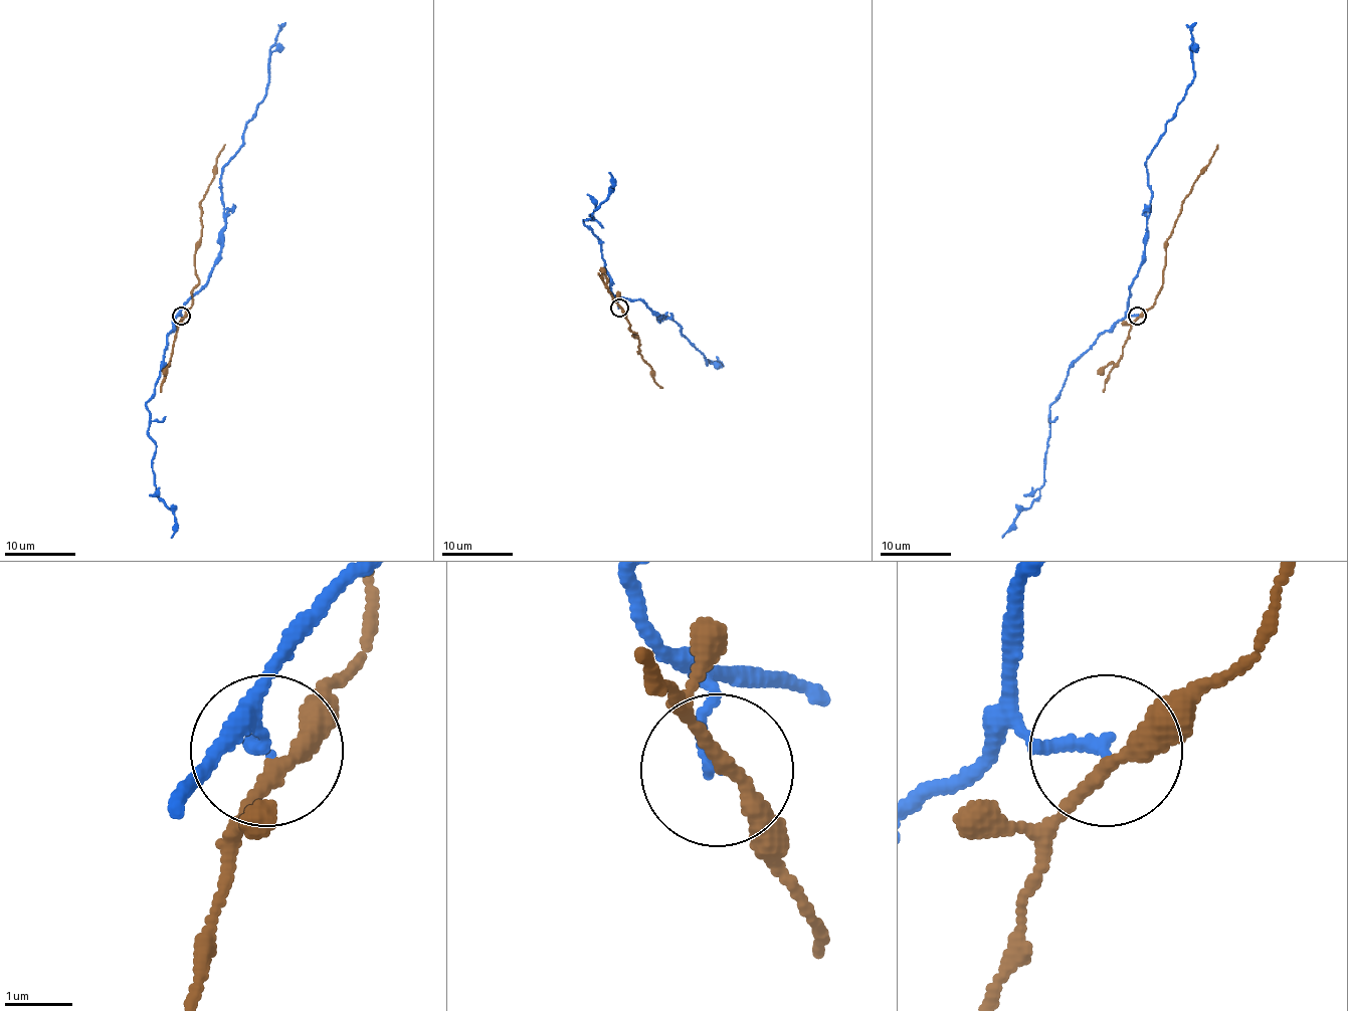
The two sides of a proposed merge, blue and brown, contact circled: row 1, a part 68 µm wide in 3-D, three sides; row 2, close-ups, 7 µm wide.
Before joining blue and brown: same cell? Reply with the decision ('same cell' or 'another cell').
another cell

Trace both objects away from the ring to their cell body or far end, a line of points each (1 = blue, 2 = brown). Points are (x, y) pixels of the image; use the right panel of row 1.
1: (1138, 316), (1127, 307), (1150, 211), (1145, 163), (1194, 75), (1196, 22)
2: (1138, 318), (1154, 305), (1163, 281), (1166, 244), (1182, 200), (1217, 145)

